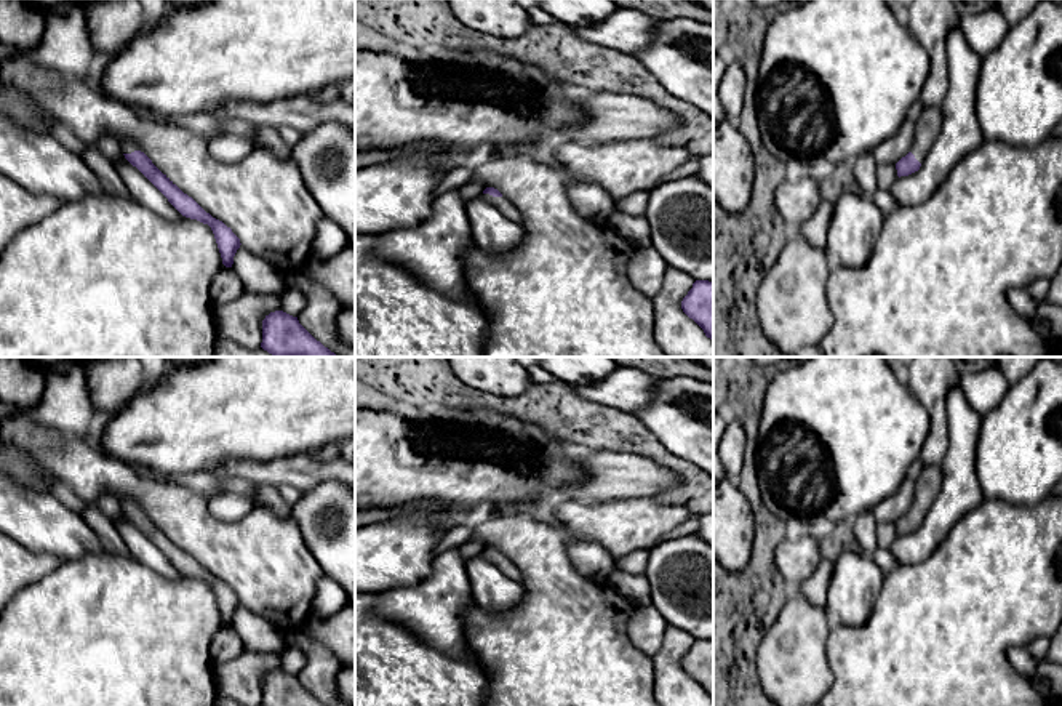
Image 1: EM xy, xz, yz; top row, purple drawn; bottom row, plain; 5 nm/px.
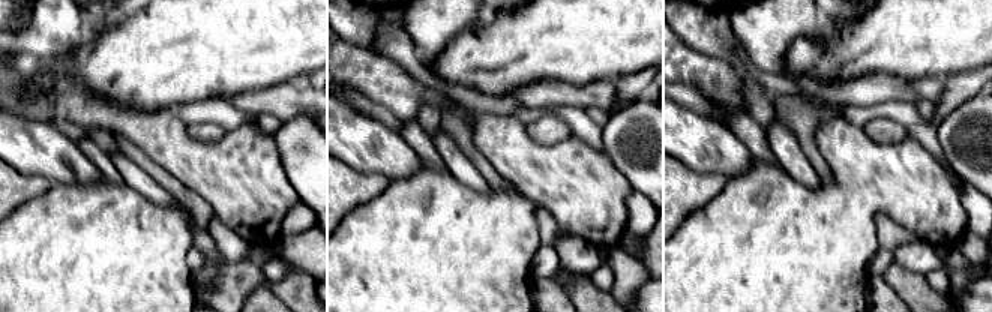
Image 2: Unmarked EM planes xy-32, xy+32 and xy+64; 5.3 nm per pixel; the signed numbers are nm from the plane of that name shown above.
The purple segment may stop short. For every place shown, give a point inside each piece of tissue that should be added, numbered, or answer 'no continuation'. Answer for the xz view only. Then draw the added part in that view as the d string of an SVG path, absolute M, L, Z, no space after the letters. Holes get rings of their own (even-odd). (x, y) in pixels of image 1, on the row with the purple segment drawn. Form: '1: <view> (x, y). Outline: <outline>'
1: xz (504, 205). Outline: M481 194L480 197L494 205L501 213L505 215L505 218L521 224L523 221L521 211L505 197L493 197L489 194Z

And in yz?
1: yz (926, 128). Outline: M924 107L920 118L915 122L915 139L910 152L921 163L932 146L940 130L940 109Z

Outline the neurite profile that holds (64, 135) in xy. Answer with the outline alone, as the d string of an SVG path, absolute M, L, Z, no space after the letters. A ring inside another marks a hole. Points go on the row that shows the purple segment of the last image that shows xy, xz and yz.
M61 122L50 123L50 134L54 136L64 147L82 155L88 144L74 134L74 131Z

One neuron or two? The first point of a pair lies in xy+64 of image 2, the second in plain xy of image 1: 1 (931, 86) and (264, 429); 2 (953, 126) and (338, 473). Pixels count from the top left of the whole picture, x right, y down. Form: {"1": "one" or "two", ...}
{"1": "two", "2": "two"}

